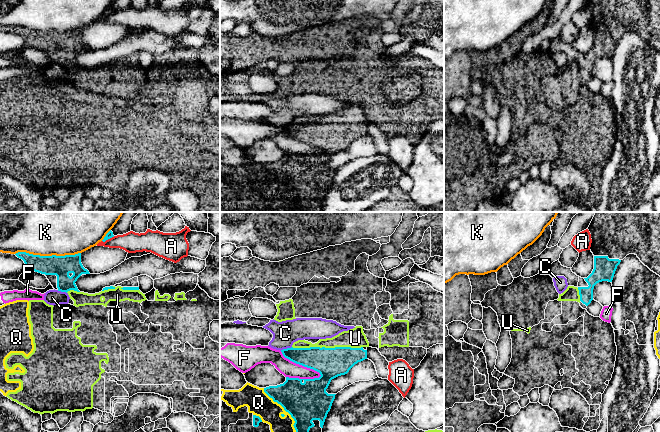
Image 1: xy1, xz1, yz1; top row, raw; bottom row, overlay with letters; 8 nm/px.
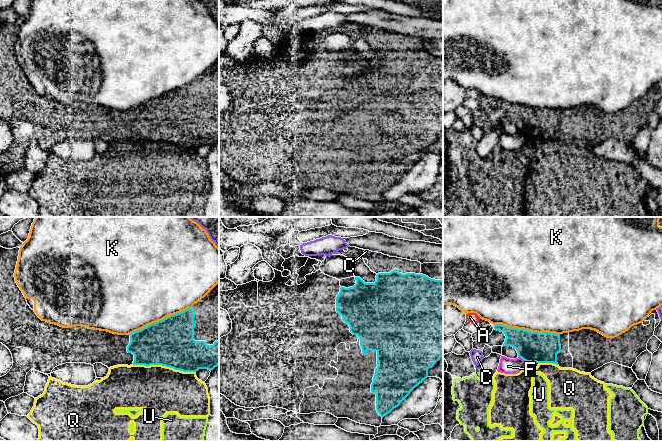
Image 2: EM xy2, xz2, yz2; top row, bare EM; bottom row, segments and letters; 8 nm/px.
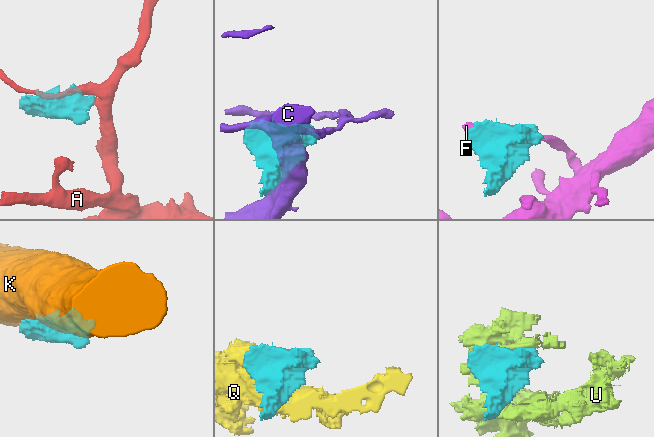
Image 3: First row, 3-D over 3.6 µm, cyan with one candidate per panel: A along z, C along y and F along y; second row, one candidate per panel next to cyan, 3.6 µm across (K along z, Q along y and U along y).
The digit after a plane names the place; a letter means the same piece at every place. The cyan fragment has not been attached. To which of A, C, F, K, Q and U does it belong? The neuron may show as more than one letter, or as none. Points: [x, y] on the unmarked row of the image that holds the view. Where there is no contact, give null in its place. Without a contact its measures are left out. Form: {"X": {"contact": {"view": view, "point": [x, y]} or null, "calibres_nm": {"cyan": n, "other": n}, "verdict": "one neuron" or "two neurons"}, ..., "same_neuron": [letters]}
{"A": {"contact": {"view": "xy1", "point": [108, 14]}, "calibres_nm": {"cyan": 50, "other": 170}, "verdict": "two neurons"}, "C": {"contact": {"view": "xz1", "point": [285, 125]}, "calibres_nm": {"cyan": 180, "other": 200}, "verdict": "two neurons"}, "F": {"contact": {"view": "xz1", "point": [300, 140]}, "calibres_nm": {"cyan": 240, "other": 130}, "verdict": "two neurons"}, "K": {"contact": {"view": "xy1", "point": [47, 32]}, "calibres_nm": {"cyan": 170, "other": 260}, "verdict": "two neurons"}, "Q": {"contact": {"view": "xy2", "point": [164, 141]}, "calibres_nm": {"cyan": 380, "other": 380}, "verdict": "two neurons"}, "U": {"contact": {"view": "xz1", "point": [327, 124]}, "calibres_nm": {"cyan": 240, "other": 160}, "verdict": "two neurons"}, "same_neuron": []}

